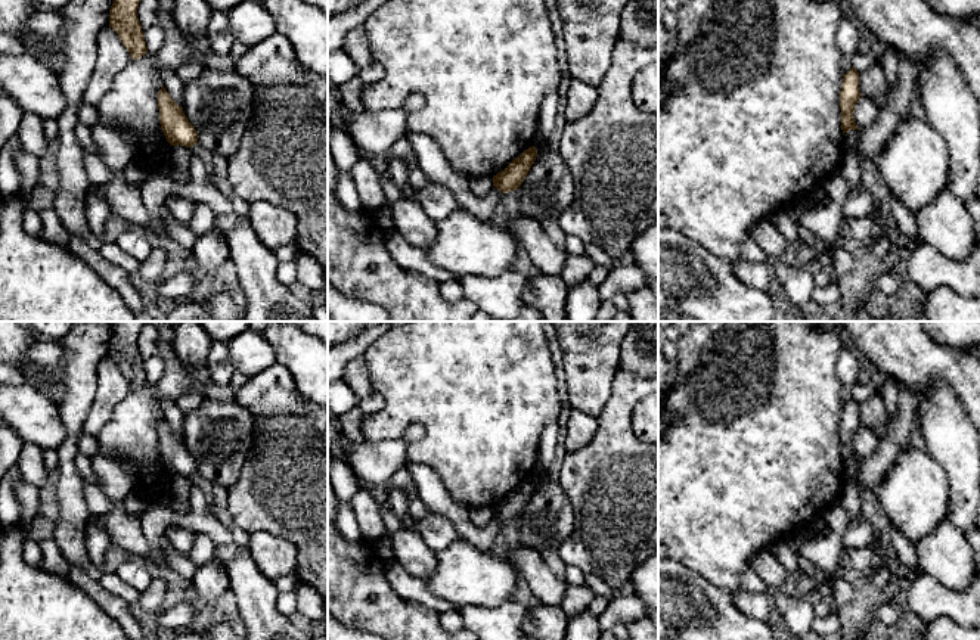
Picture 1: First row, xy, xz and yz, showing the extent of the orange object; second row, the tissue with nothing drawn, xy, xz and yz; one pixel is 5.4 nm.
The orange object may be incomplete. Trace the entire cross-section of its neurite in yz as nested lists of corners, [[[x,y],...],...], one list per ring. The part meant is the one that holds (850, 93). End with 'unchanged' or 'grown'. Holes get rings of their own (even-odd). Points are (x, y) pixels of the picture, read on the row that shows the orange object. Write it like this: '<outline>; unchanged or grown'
[[[852,66],[847,74],[843,75],[843,84],[840,91],[840,109],[841,109],[841,130],[843,134],[849,130],[860,130],[855,122],[855,105],[862,97],[859,90],[859,72]]]; unchanged

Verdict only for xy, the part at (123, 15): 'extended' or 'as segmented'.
as segmented

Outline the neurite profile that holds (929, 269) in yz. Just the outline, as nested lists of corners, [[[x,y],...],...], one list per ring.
[[[919,242],[903,252],[902,261],[908,276],[924,295],[949,288],[961,296],[980,295],[980,243],[964,261],[955,261],[940,254],[925,242]]]

